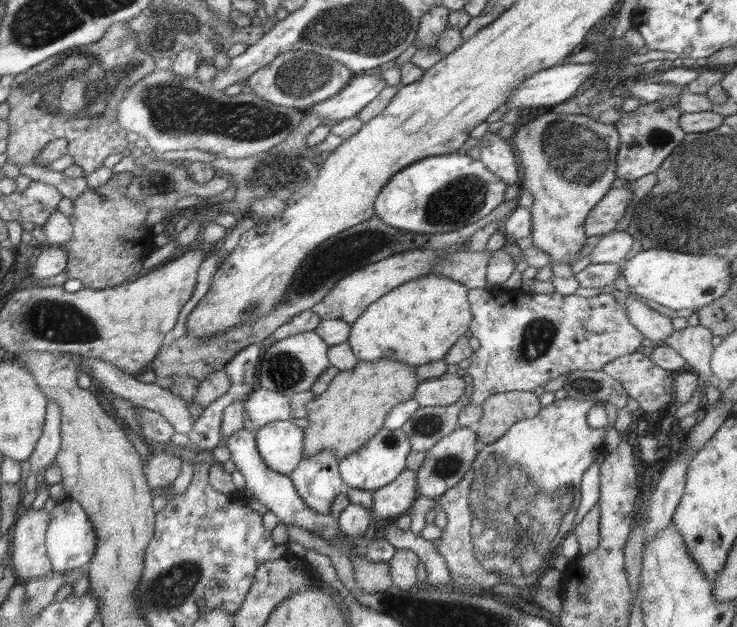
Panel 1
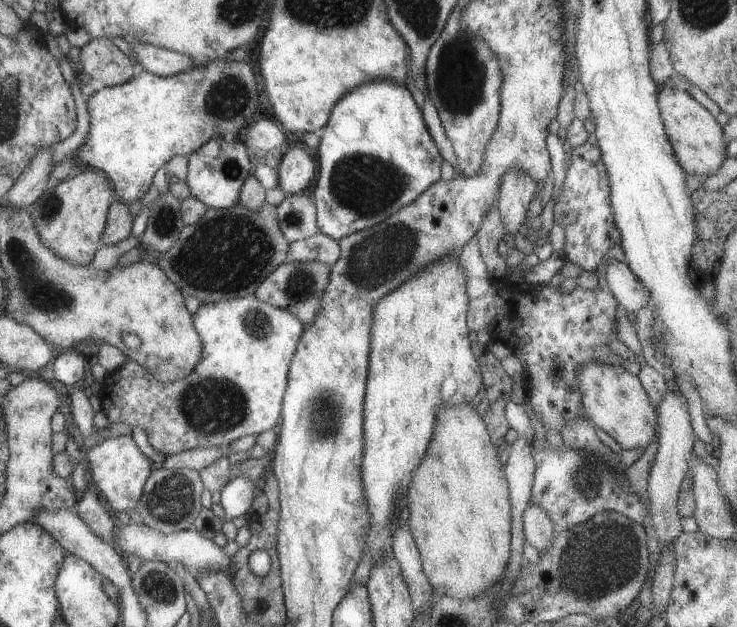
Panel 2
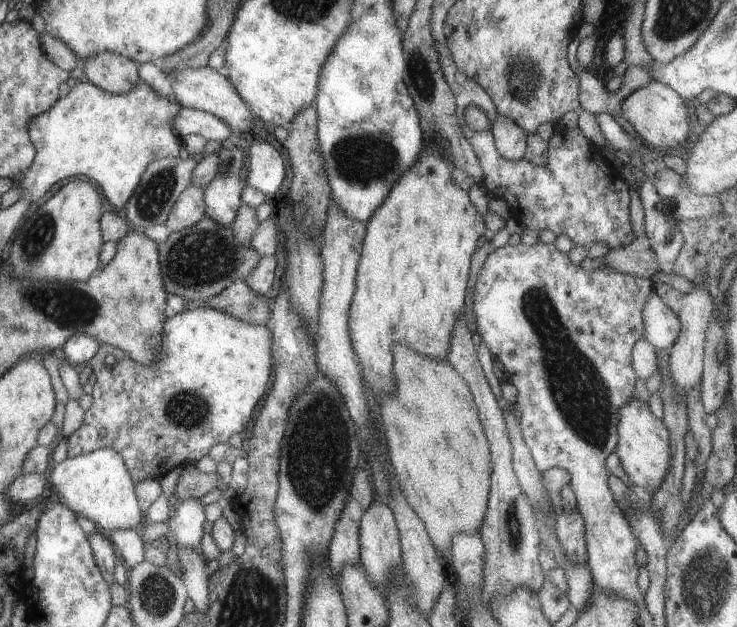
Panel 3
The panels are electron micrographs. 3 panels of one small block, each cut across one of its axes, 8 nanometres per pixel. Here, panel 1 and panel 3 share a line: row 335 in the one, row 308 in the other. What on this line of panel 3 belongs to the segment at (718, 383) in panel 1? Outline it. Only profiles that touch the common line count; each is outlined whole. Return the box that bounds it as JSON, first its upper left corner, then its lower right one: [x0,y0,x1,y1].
[652,283,713,395]

